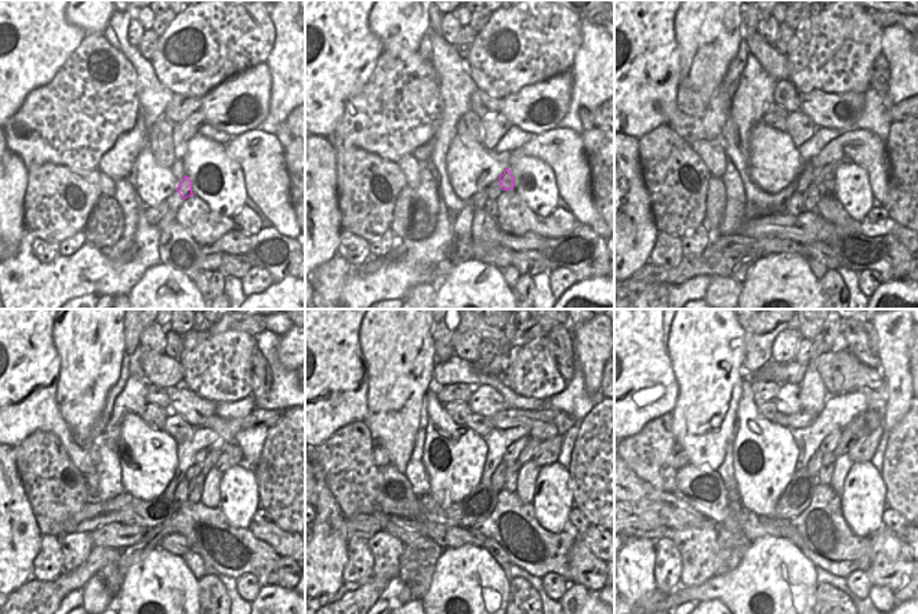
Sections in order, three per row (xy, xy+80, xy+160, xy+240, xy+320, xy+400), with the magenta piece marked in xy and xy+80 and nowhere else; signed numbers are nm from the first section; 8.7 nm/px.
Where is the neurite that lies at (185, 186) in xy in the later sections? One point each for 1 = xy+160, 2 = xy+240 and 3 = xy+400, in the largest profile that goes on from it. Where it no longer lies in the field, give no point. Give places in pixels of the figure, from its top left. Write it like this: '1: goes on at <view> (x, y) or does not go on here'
1: goes on at xy+160 (827, 173)
2: goes on at xy+240 (231, 456)
3: goes on at xy+400 (863, 450)

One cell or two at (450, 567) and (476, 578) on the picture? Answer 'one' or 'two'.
one

